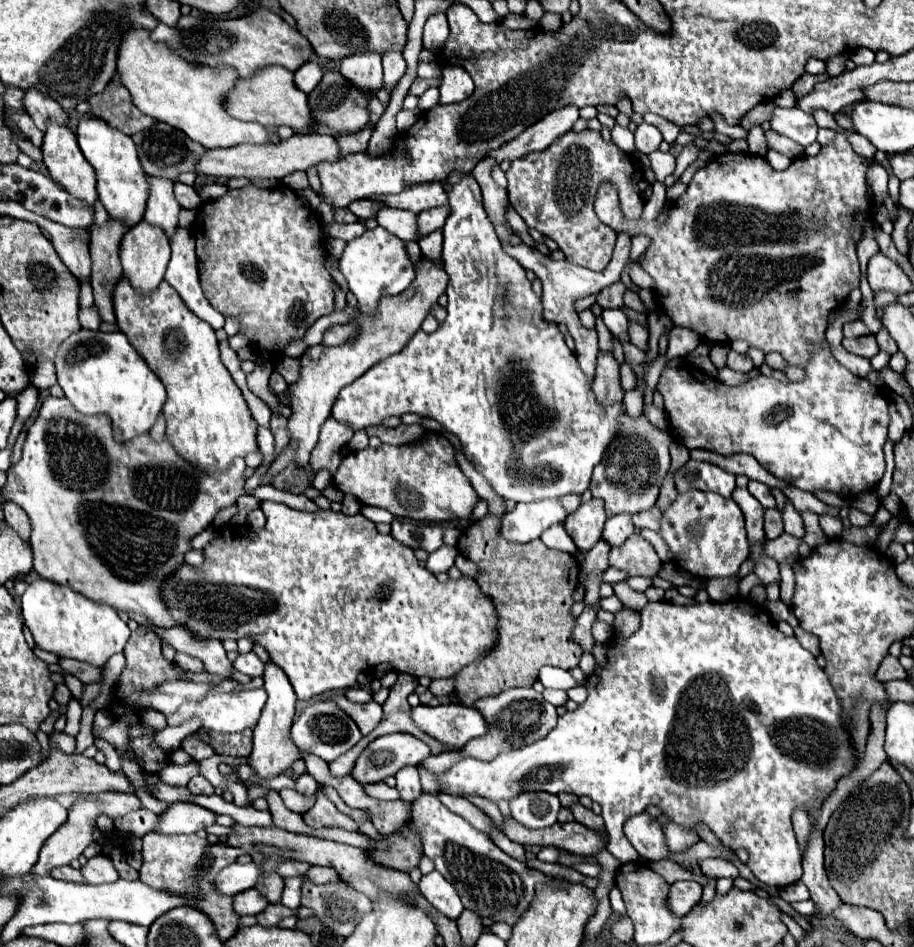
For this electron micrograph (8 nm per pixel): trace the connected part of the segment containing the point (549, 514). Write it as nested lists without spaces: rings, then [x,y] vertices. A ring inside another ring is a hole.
[[[539,500],[529,504],[517,504],[501,520],[499,534],[511,542],[531,542],[541,536],[551,524],[565,520],[567,512],[561,508],[559,500]]]

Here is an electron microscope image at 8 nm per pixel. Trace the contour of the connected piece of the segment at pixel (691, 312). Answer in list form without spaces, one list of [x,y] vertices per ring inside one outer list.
[[[837,132],[835,142],[829,144],[829,146],[823,146],[817,156],[799,156],[785,170],[773,170],[763,156],[755,156],[755,154],[723,154],[723,156],[717,156],[705,168],[695,172],[695,176],[689,182],[685,194],[679,196],[671,204],[669,218],[667,218],[665,226],[659,226],[657,220],[651,220],[651,222],[627,220],[619,210],[617,190],[611,184],[601,184],[597,200],[595,200],[595,212],[605,224],[609,224],[617,232],[629,232],[631,236],[643,232],[643,234],[649,234],[653,238],[651,246],[645,252],[645,260],[643,260],[641,266],[655,280],[655,292],[659,296],[661,308],[667,312],[667,316],[673,320],[673,324],[683,326],[683,328],[691,328],[691,330],[695,330],[695,334],[699,334],[701,340],[709,340],[709,342],[715,342],[715,344],[727,344],[735,338],[743,338],[743,340],[749,342],[749,346],[761,348],[765,354],[779,352],[787,360],[787,364],[803,366],[811,358],[809,342],[821,344],[825,340],[829,312],[835,310],[835,308],[841,308],[843,302],[849,296],[849,292],[853,288],[859,288],[859,260],[857,260],[855,248],[857,248],[859,240],[863,238],[865,226],[873,218],[871,210],[868,208],[870,196],[866,181],[867,170],[873,162],[875,162],[874,159],[866,159],[859,156],[859,154],[855,154],[851,144],[847,142],[845,134]]]

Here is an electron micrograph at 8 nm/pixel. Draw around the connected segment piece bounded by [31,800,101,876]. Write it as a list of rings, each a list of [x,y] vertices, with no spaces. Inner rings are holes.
[[[81,800],[81,802],[73,804],[73,808],[69,810],[69,820],[55,832],[55,836],[49,836],[47,844],[43,844],[43,852],[39,854],[39,860],[37,860],[35,868],[31,868],[31,872],[35,872],[35,876],[47,876],[47,874],[51,874],[51,868],[65,866],[71,860],[79,858],[81,852],[85,850],[85,846],[93,840],[93,822],[97,820],[99,814],[101,814],[99,804],[93,800]]]

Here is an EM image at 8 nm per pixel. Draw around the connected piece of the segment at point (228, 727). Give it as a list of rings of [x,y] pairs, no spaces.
[[[265,688],[247,690],[247,692],[241,692],[241,694],[221,694],[221,692],[215,692],[215,694],[209,694],[201,702],[183,704],[175,714],[167,716],[167,724],[169,726],[179,726],[183,720],[187,720],[193,714],[197,714],[197,716],[201,716],[205,728],[211,728],[211,730],[217,730],[217,732],[241,732],[245,728],[255,728],[257,726],[257,720],[261,716],[261,710],[263,710],[265,702],[267,702]]]

